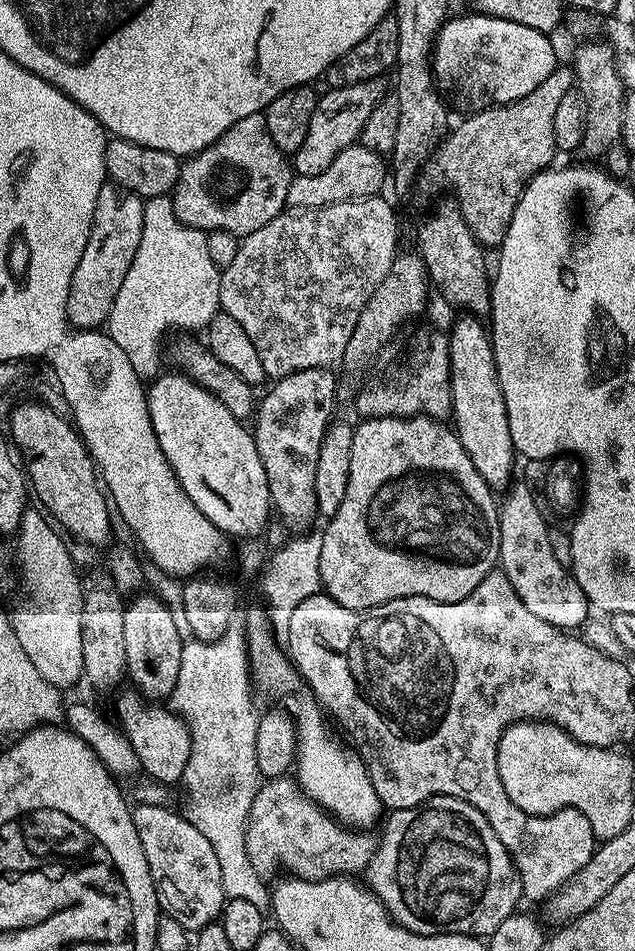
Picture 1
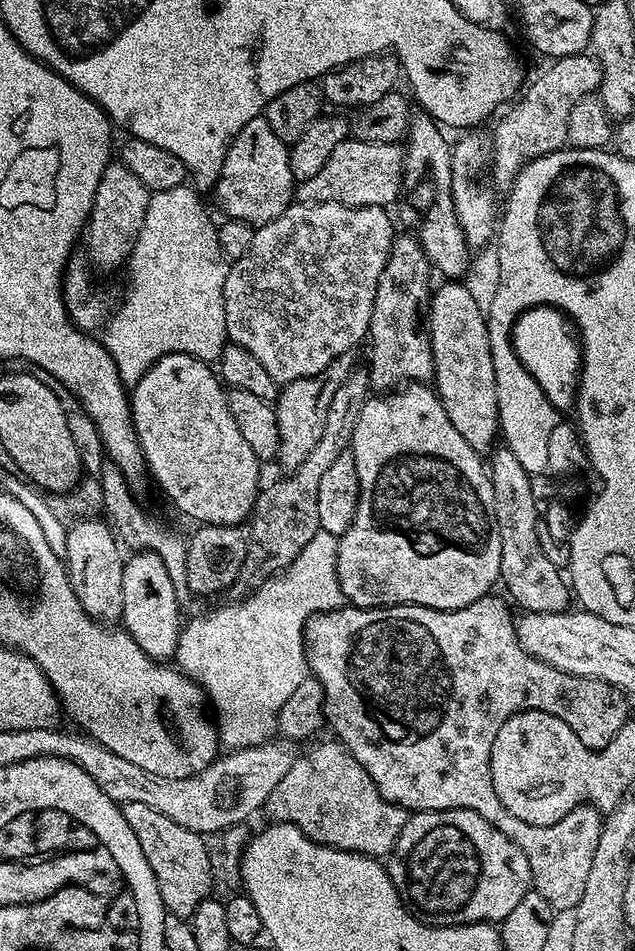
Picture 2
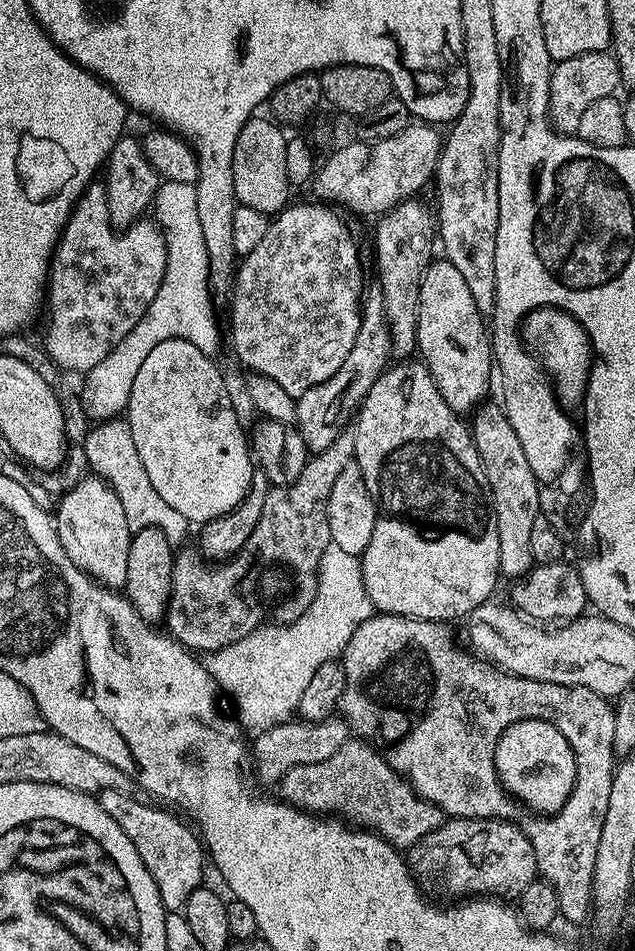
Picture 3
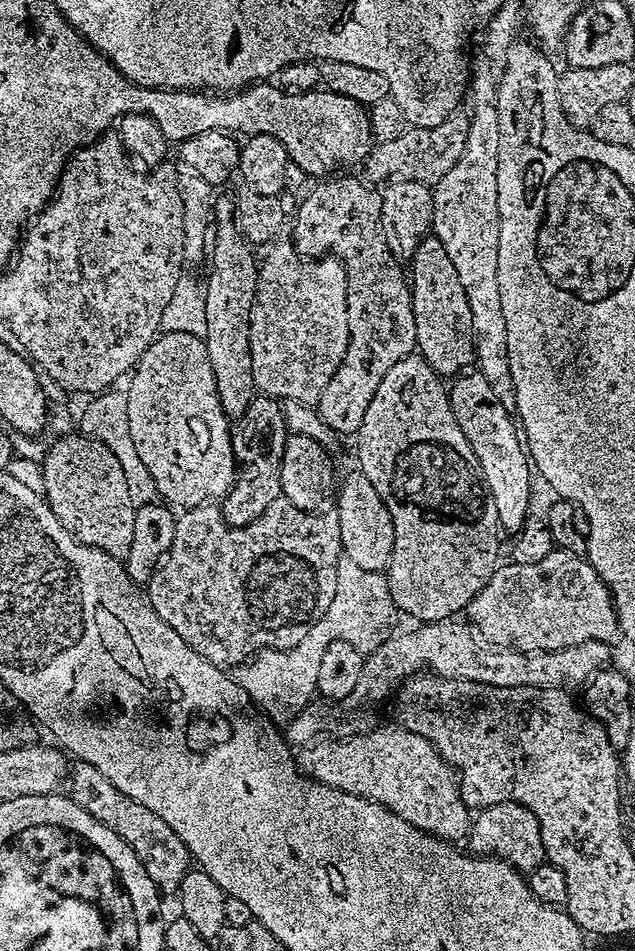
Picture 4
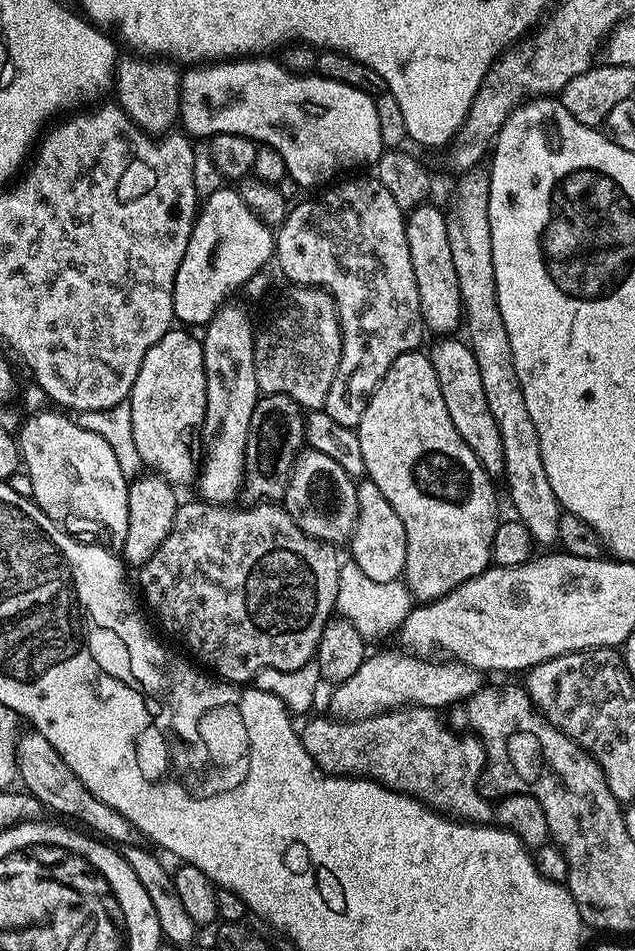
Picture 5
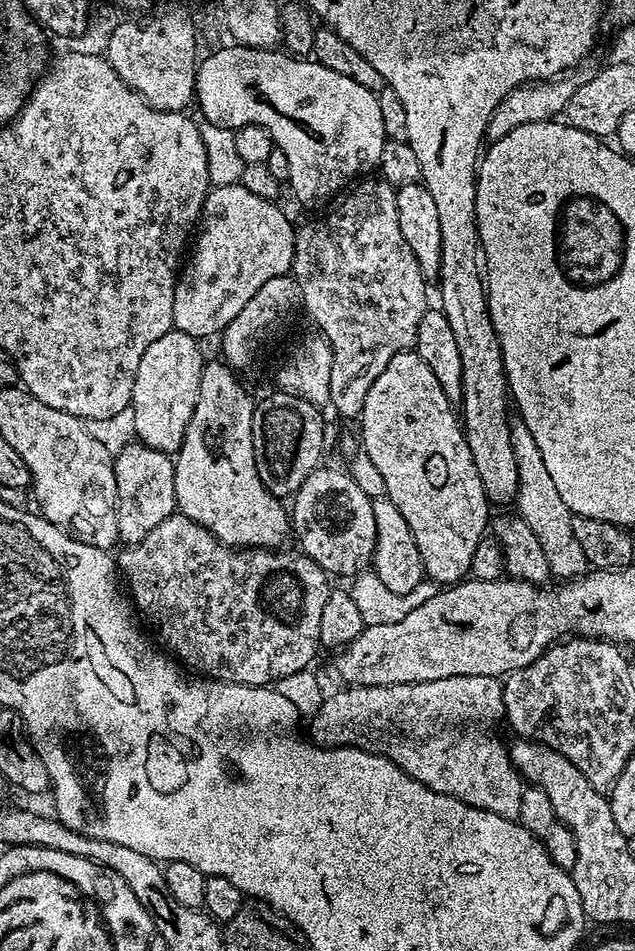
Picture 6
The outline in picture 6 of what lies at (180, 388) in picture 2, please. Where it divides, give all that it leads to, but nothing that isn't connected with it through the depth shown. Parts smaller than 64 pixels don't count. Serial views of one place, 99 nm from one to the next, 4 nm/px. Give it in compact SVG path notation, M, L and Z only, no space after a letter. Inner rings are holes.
M173 330L162 334L162 338L142 354L131 403L135 415L135 439L139 443L169 454L180 451L186 438L186 426L190 426L198 402L198 386L206 363L206 356L200 353L200 344L197 337Z

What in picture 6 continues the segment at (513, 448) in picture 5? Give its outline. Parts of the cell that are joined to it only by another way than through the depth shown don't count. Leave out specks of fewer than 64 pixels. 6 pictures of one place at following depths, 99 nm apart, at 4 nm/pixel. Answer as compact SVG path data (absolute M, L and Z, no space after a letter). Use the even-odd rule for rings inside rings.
M519 418L512 420L510 426L510 444L514 446L514 460L518 462L518 490L514 508L525 520L530 529L534 530L542 551L549 562L549 570L553 577L561 581L574 580L577 576L589 571L590 565L578 537L574 534L573 512L566 502L558 495L550 473L546 470L546 462L542 458L542 450L538 450L538 442L534 442L534 434L530 434L530 426Z

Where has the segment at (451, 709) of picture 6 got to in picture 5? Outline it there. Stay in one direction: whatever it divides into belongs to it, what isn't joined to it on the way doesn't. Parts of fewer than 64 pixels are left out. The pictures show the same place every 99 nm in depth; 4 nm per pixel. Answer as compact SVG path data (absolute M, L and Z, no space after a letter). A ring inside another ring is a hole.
M415 706L396 707L361 720L339 720L324 714L313 715L313 720L302 728L300 741L324 772L331 772L334 776L367 776L395 792L421 800L423 804L436 812L443 812L445 816L470 824L489 823L494 816L494 804L482 791L482 777L488 762L488 752L479 736L459 736L458 733L451 732L440 721L440 715L439 711Z

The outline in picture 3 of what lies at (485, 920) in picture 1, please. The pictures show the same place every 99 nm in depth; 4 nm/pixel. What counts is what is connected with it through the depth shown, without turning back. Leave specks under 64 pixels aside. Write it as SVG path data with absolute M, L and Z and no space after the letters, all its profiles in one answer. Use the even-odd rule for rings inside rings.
M455 818L445 819L438 830L434 830L426 838L422 838L416 844L411 845L407 849L406 859L409 868L412 869L412 875L416 877L421 889L425 893L433 892L436 896L456 896L452 898L476 898L481 894L491 894L496 898L519 898L526 890L526 886L530 886L538 878L536 871L536 859L534 858L534 846L530 846L530 838L526 838L526 834L522 834L522 830L518 830L518 826L514 826L505 820L458 820Z

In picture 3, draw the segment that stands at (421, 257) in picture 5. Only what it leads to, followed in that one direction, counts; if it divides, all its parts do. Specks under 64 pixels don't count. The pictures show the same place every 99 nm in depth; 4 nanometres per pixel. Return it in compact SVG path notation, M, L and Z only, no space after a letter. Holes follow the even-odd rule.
M447 258L433 259L422 278L416 352L450 410L472 414L485 403L488 383L494 380L494 357L486 316L478 310L462 273Z

